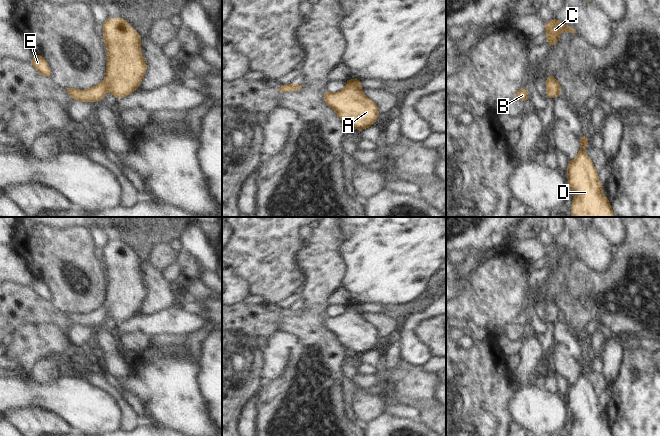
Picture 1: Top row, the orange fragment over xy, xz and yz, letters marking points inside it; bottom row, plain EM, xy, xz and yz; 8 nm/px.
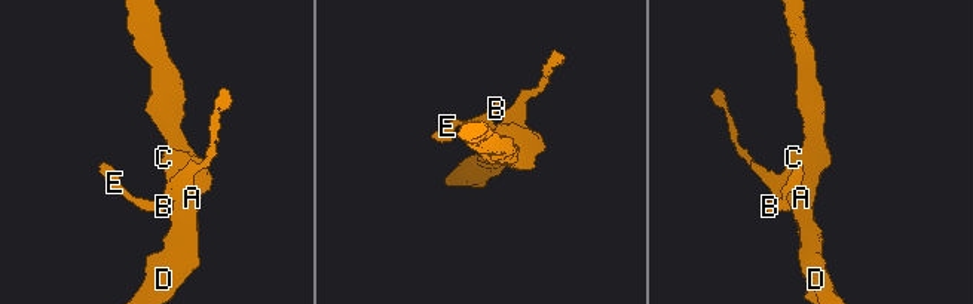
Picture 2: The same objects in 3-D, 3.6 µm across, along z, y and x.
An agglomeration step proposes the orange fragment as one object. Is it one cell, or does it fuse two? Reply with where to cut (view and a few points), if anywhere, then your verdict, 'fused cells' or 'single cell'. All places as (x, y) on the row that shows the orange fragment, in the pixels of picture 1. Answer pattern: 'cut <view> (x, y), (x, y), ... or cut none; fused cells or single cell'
cut none; single cell

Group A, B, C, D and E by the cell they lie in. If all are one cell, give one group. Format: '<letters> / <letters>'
A B C D E

